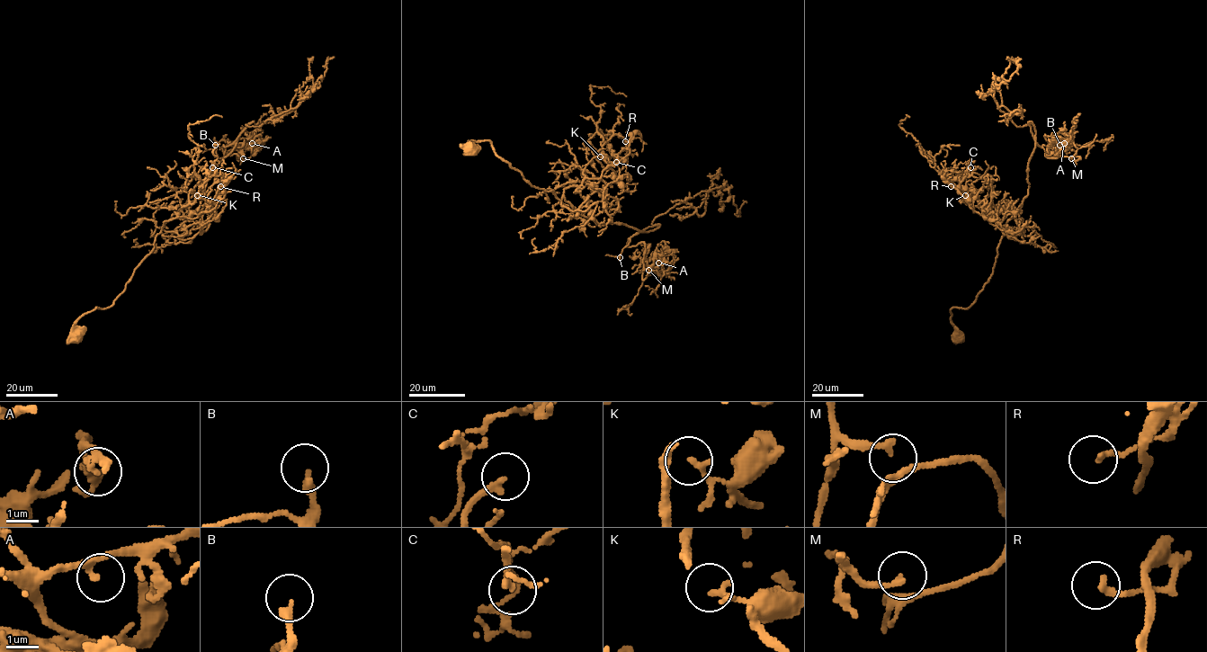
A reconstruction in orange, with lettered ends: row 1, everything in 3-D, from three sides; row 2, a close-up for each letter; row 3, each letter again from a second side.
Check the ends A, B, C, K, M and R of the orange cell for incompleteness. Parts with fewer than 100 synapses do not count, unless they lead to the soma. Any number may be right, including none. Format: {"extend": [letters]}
{"extend": ["M"]}

